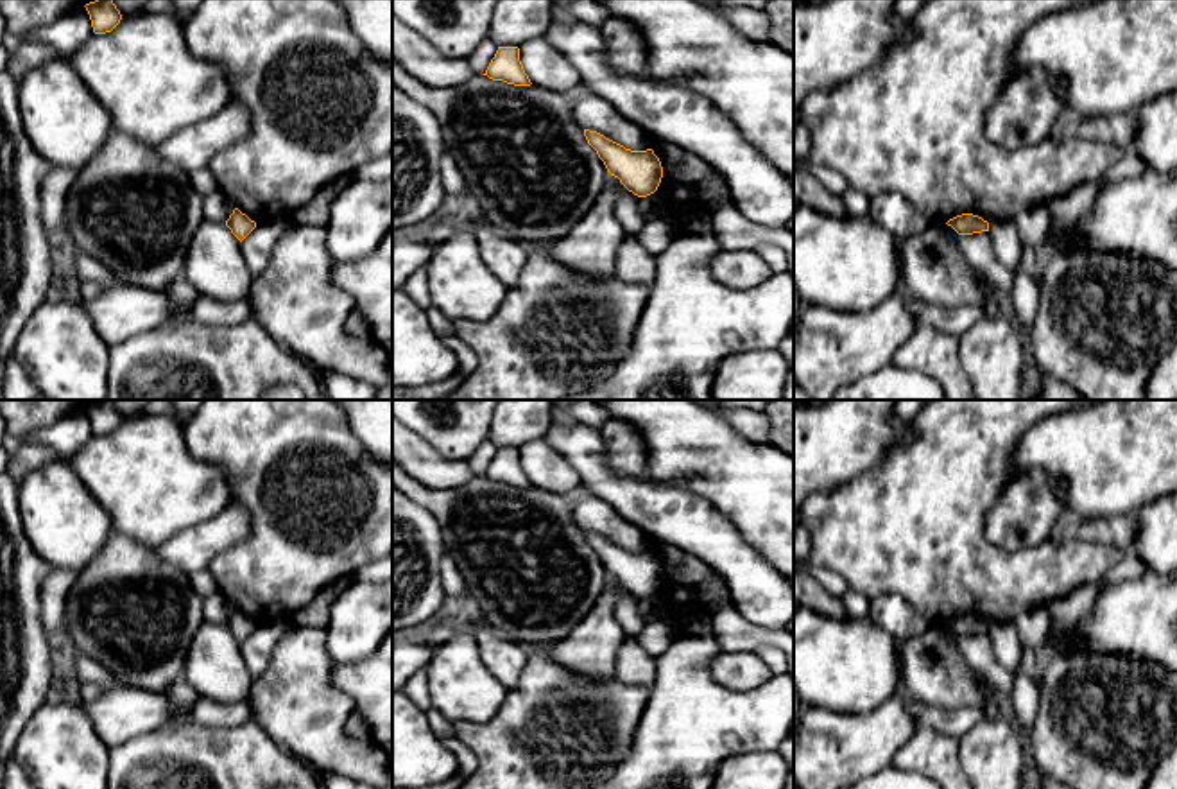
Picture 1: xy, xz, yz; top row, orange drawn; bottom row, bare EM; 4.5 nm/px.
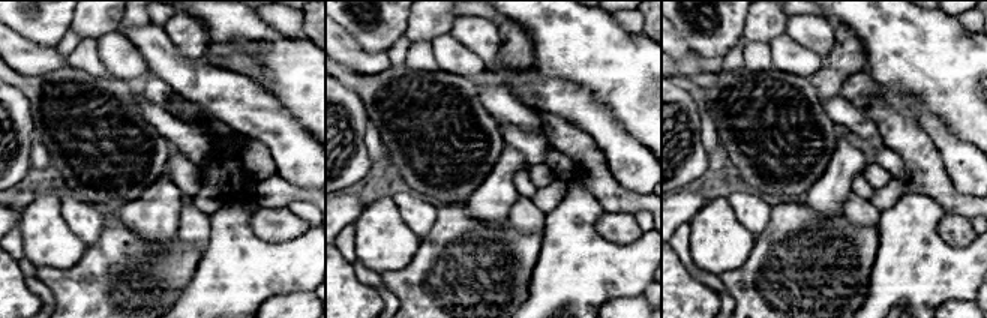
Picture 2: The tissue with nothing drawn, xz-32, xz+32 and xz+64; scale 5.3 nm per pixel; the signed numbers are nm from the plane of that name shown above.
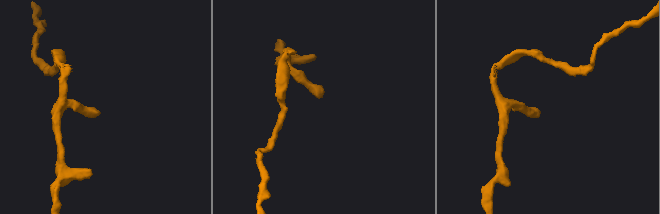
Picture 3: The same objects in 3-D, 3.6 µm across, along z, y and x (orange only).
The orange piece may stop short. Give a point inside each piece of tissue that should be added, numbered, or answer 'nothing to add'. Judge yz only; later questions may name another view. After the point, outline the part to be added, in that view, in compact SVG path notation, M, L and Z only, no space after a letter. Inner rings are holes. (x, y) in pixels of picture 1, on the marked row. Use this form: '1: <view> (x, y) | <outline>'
nothing to add

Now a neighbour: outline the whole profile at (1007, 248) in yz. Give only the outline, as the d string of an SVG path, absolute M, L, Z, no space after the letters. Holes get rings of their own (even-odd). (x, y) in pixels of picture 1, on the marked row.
M992 221L989 233L998 262L1016 271L1021 264L1023 247L1014 221Z

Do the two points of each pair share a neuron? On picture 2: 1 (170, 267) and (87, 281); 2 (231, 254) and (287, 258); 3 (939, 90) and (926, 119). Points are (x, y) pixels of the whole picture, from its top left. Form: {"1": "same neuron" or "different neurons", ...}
{"1": "same neuron", "2": "same neuron", "3": "different neurons"}

